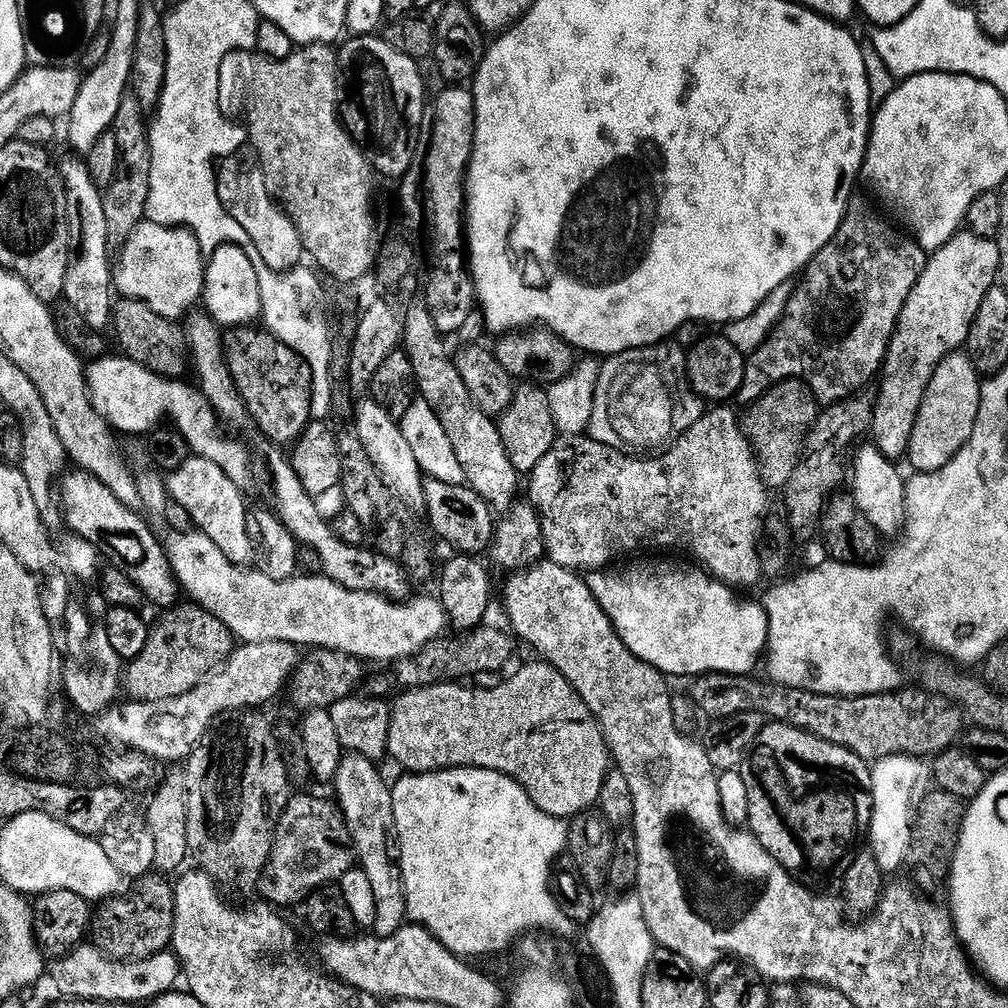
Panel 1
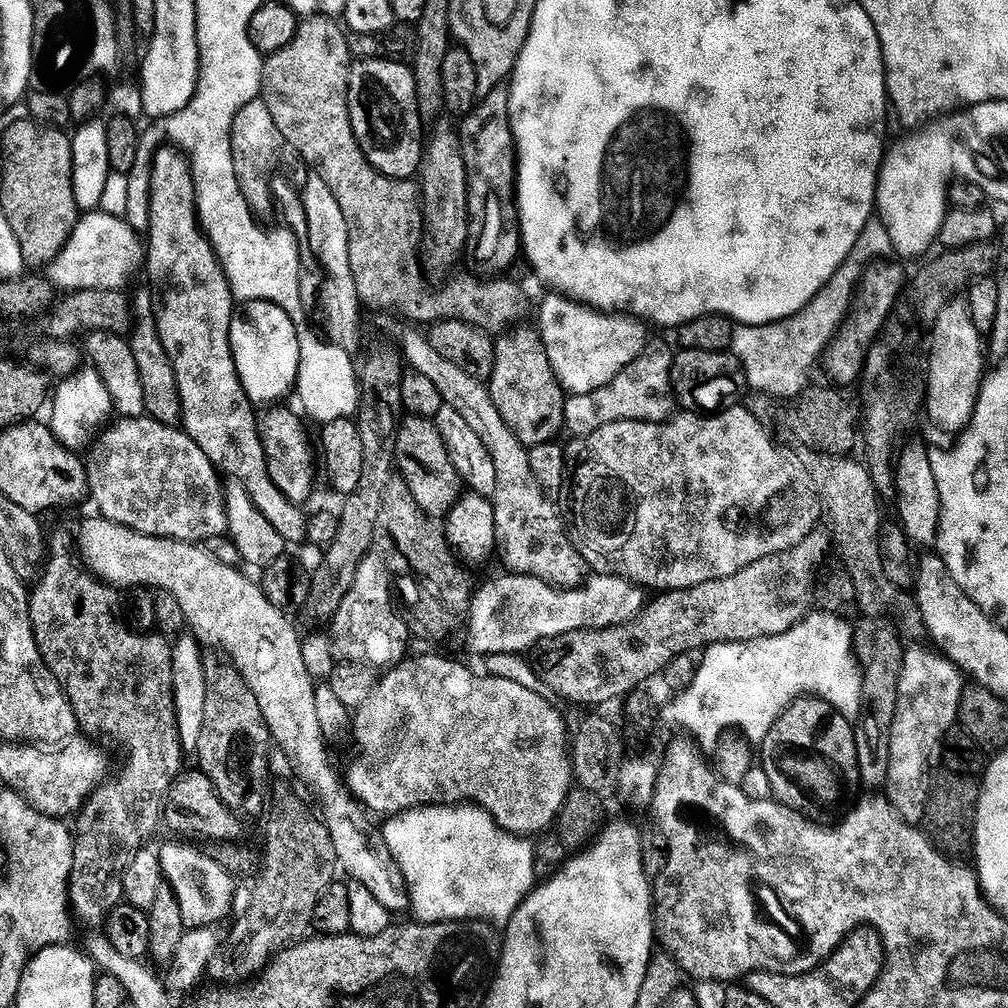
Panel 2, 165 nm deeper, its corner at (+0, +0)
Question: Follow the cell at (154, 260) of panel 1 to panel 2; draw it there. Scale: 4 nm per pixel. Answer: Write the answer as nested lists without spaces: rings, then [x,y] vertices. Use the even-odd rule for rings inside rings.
[[[97,210],[81,215],[62,254],[48,265],[46,276],[64,294],[86,290],[118,292],[127,289],[132,275],[145,264],[146,244],[141,233],[132,229],[124,218]]]

